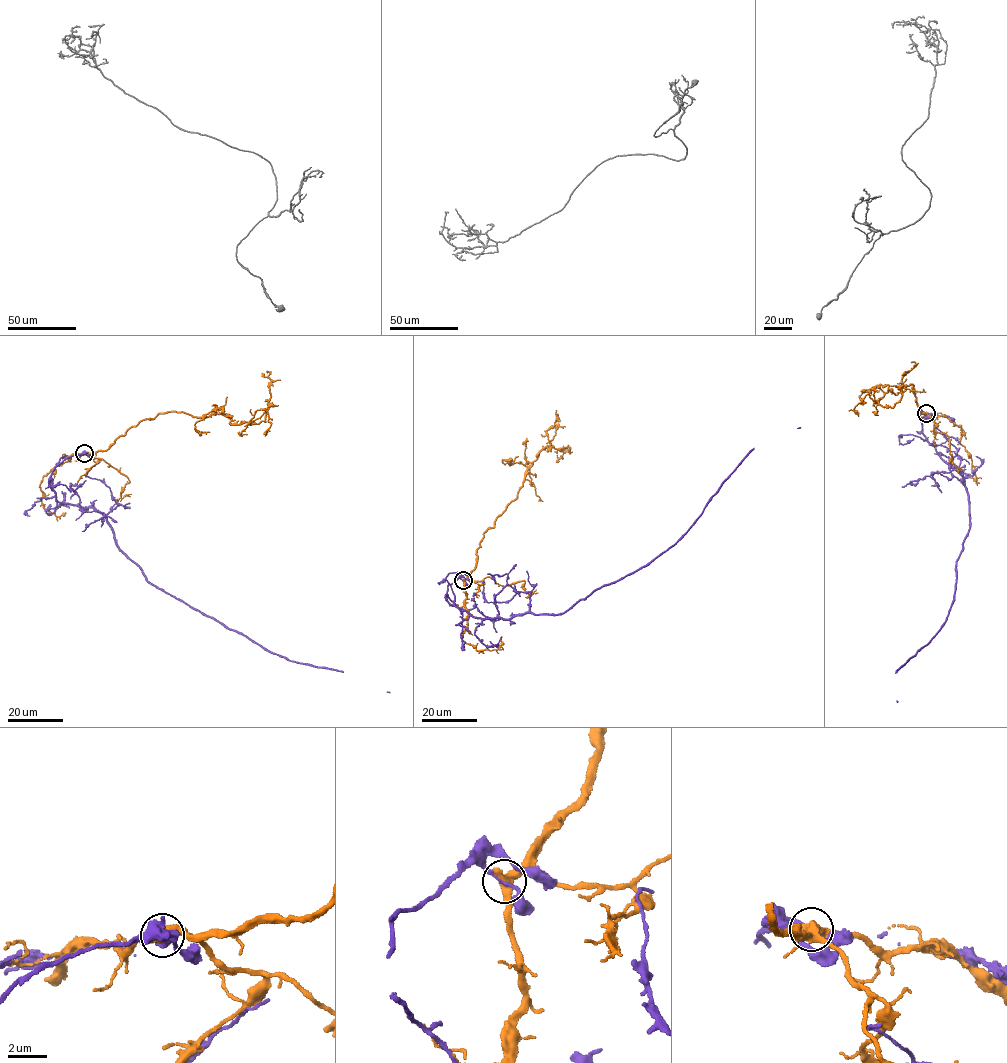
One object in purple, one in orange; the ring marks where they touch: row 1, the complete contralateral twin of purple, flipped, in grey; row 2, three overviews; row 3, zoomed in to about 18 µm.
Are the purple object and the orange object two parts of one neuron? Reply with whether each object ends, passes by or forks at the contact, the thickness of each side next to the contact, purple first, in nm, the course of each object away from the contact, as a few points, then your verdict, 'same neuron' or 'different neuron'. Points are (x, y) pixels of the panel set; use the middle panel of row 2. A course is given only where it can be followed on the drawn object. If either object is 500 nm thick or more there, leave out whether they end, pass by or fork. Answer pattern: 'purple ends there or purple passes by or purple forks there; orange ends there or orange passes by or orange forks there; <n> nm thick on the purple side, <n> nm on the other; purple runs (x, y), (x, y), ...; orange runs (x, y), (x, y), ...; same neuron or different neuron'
purple passes by; orange passes by; 190 nm thick on the purple side, 440 nm on the other; purple runs (463, 580), (457, 578), (448, 585), (446, 598), (474, 616), (560, 615), (671, 547), (751, 449), (800, 427); orange runs (463, 580), (484, 532), (516, 498), (537, 454), (569, 448), (557, 454); different neuron

